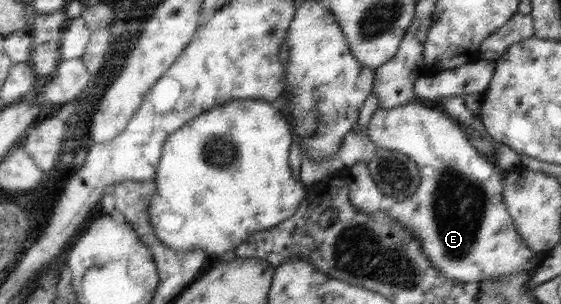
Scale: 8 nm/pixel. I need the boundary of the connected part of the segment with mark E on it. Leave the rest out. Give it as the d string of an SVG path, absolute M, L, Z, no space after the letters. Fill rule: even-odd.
M418 99L390 109L378 107L367 126L368 137L377 148L400 151L414 160L420 178L416 193L408 199L395 202L385 213L402 227L409 229L411 235L418 237L423 252L432 261L432 265L440 269L444 277L450 277L454 281L464 284L480 283L510 276L515 271L531 271L541 263L542 255L528 249L508 213L502 197L504 179L508 176L508 171L481 154L471 144L465 130L440 106L423 103Z

